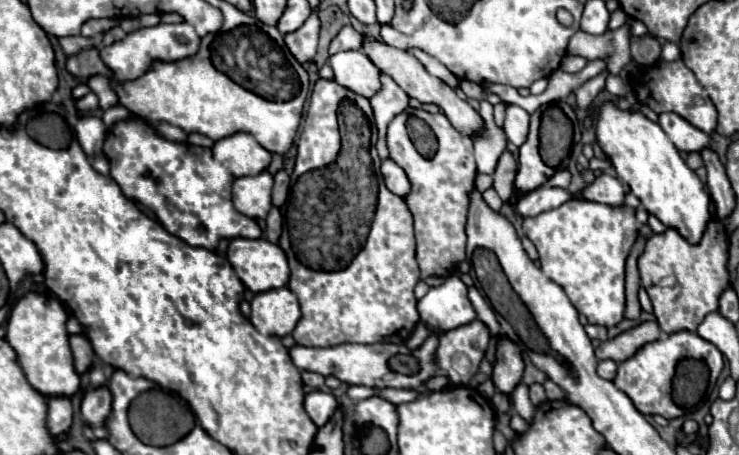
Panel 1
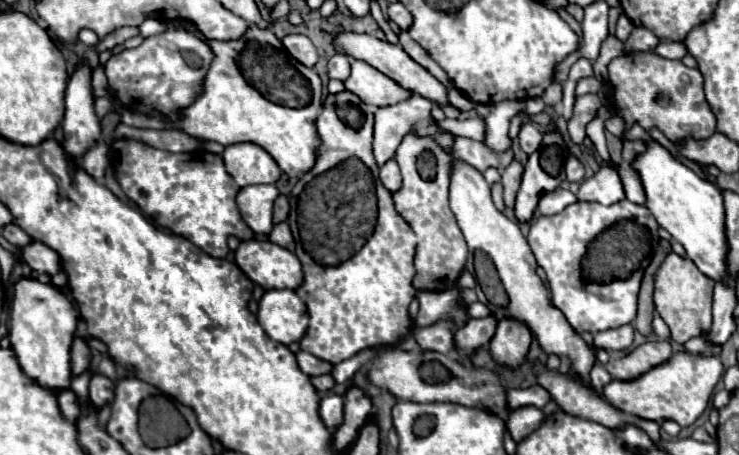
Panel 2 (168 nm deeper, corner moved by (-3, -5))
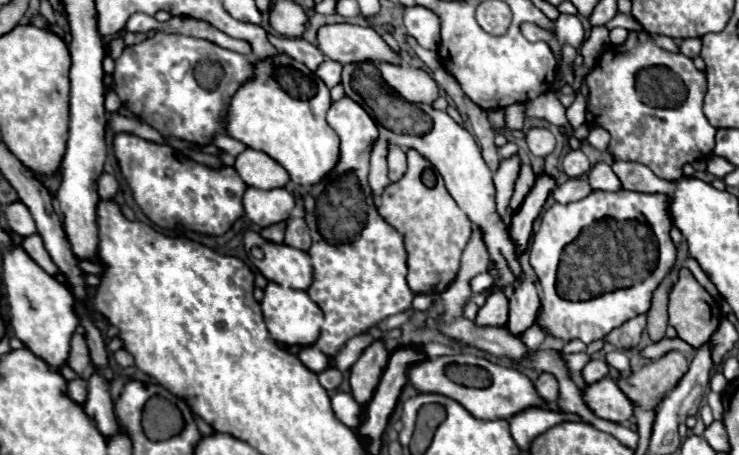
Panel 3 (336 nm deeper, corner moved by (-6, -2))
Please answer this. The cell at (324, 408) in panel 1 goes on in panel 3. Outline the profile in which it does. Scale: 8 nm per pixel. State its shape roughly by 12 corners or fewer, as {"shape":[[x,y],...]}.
{"shape":[[352,393],[332,397],[336,417],[350,429],[358,429],[362,405]]}

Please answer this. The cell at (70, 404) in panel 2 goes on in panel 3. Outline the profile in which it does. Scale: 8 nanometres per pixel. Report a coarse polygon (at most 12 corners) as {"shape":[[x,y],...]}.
{"shape":[[72,379],[68,395],[72,401],[84,403],[86,379]]}

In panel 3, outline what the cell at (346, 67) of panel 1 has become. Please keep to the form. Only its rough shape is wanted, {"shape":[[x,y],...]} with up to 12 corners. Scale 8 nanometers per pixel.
{"shape":[[380,63],[384,81],[410,103],[440,97],[430,73]]}

